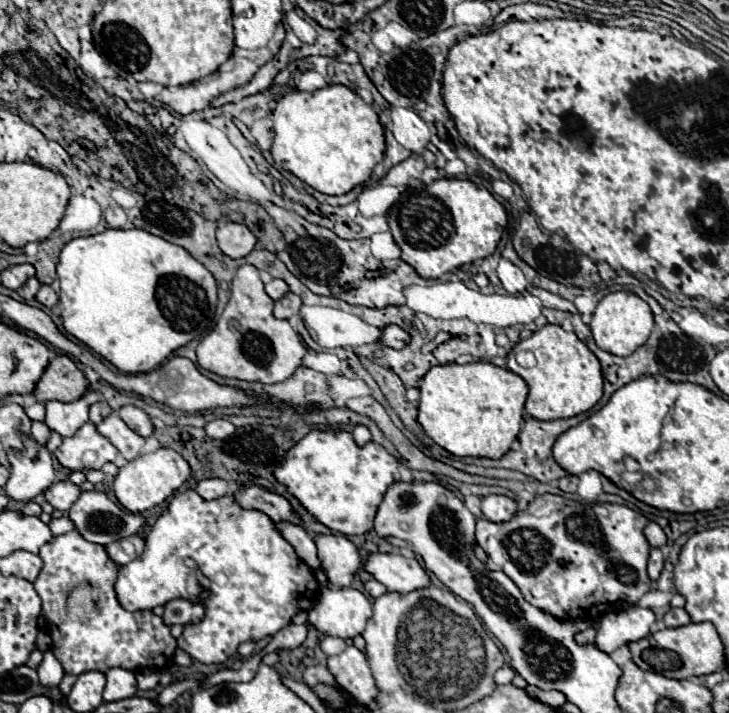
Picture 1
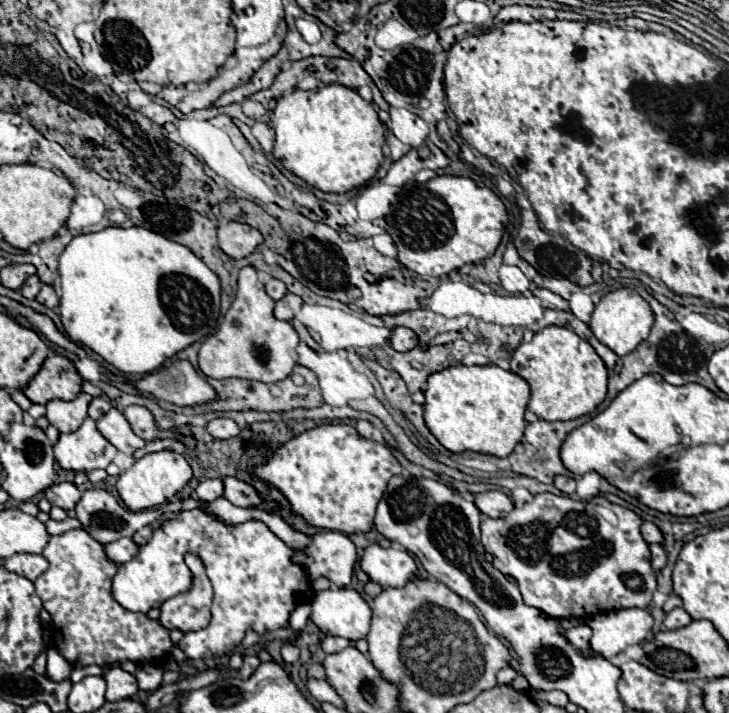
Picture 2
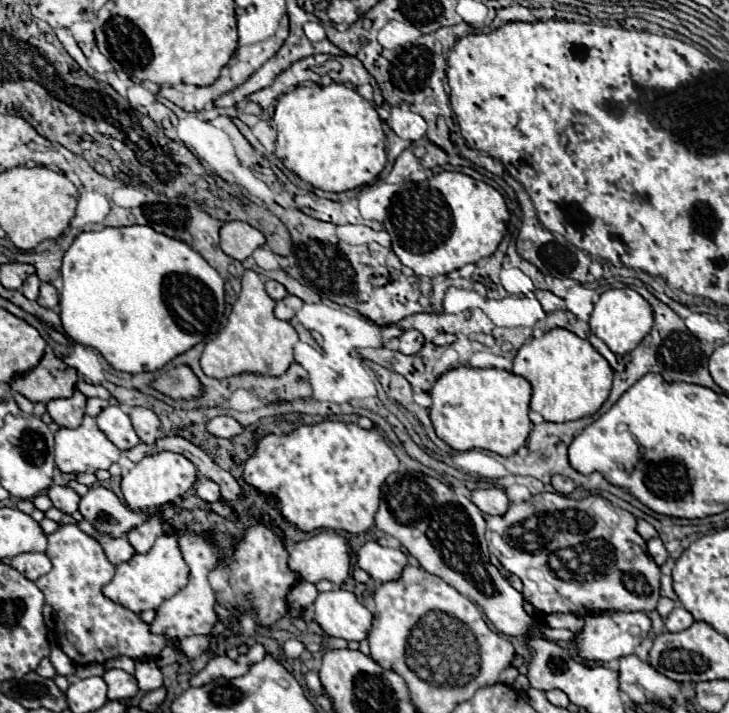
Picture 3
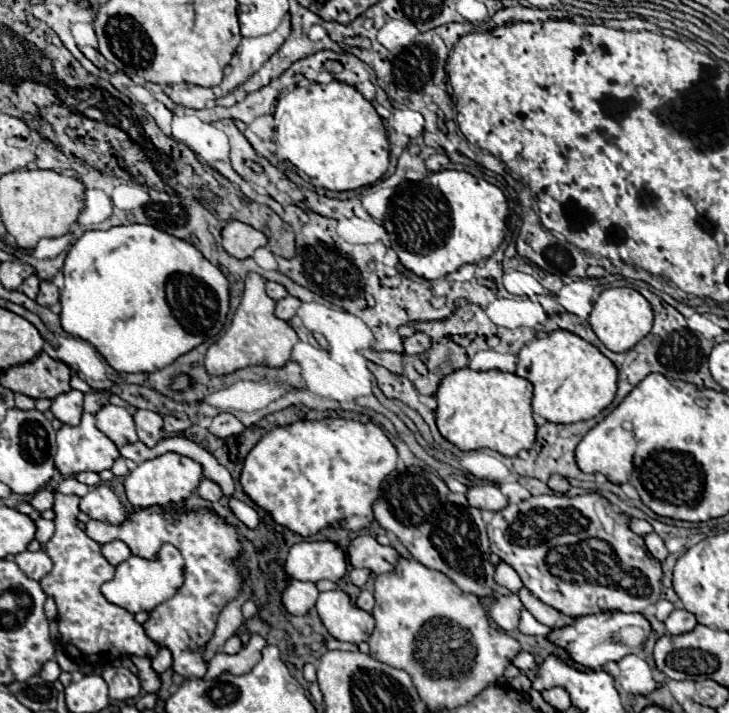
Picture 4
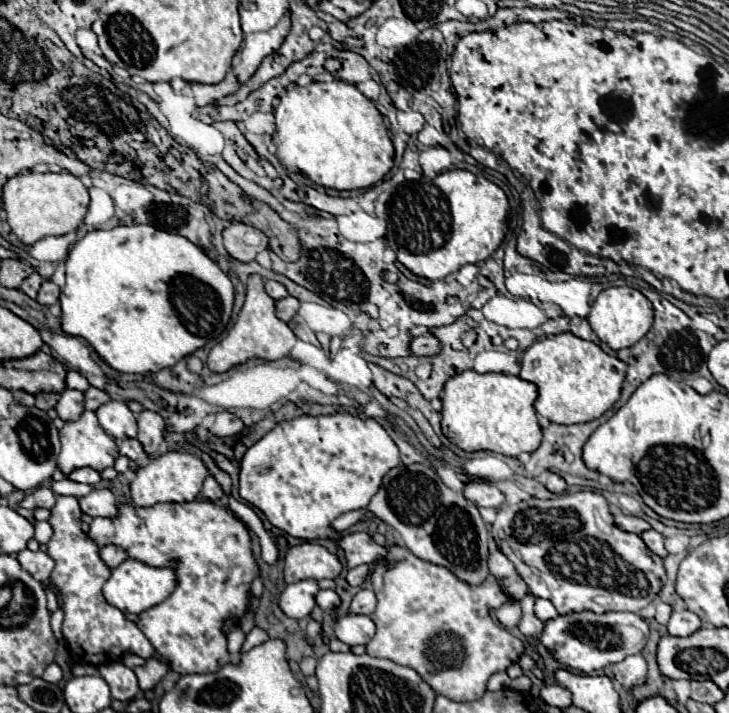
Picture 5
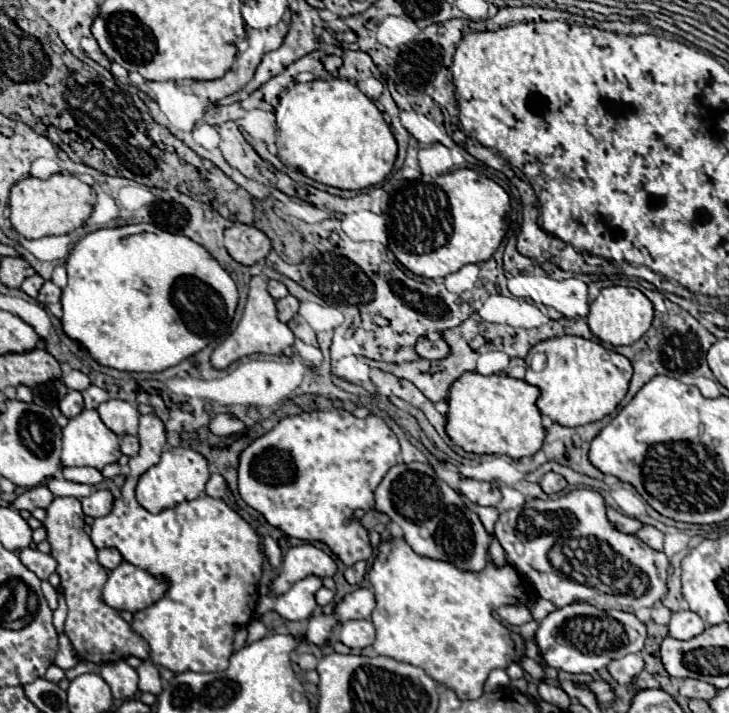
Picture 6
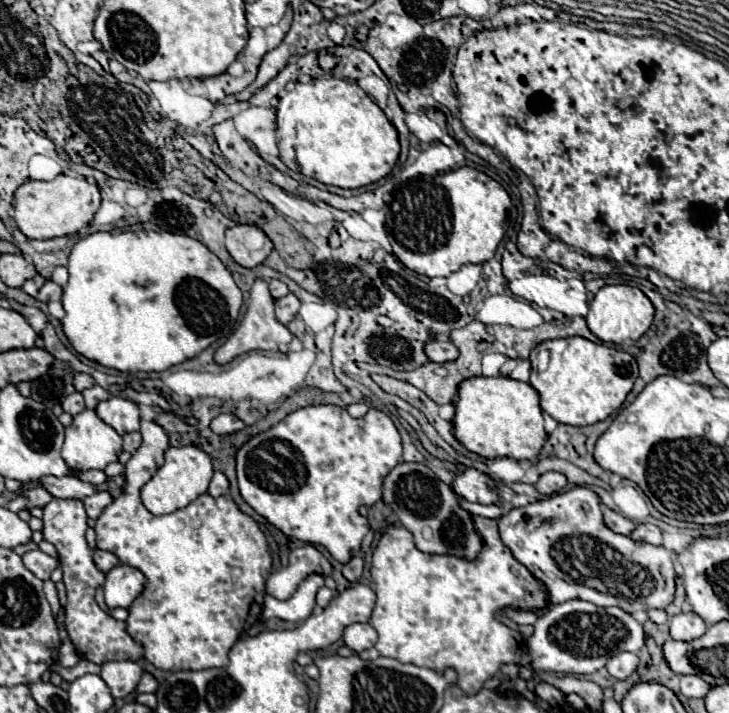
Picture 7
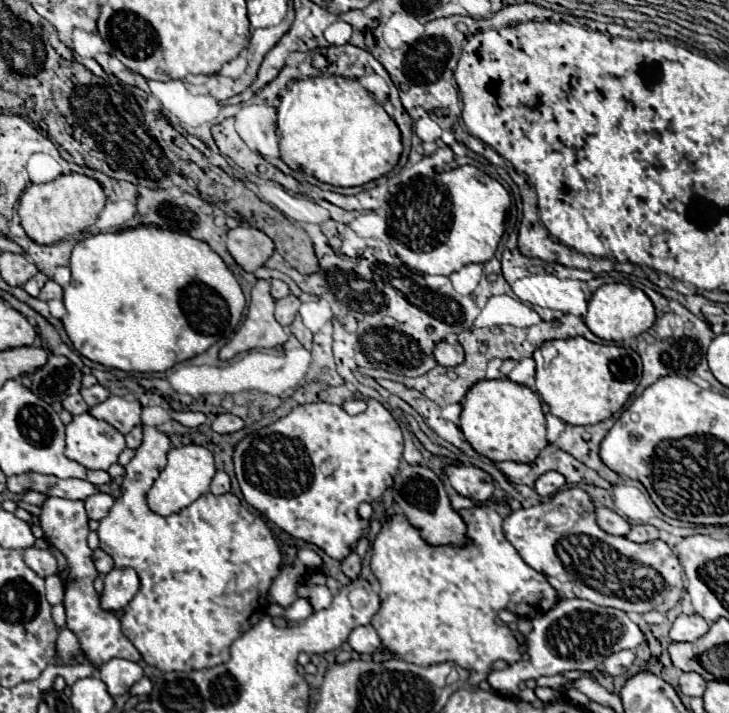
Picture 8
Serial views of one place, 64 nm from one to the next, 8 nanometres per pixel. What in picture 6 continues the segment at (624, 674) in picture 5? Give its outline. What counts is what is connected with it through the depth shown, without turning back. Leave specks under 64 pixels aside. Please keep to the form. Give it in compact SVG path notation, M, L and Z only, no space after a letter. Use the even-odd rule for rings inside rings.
M628 654L620 660L612 660L612 664L608 664L608 672L618 684L628 684L638 676L642 666L644 666L644 660L640 654Z

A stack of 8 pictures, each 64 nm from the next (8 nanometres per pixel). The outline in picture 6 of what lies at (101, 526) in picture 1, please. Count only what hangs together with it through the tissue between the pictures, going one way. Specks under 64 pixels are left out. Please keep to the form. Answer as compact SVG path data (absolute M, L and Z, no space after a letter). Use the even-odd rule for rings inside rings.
M96 490L92 496L88 498L82 498L82 508L84 508L84 514L86 516L92 516L92 518L100 518L100 516L106 516L112 508L112 494L110 490Z

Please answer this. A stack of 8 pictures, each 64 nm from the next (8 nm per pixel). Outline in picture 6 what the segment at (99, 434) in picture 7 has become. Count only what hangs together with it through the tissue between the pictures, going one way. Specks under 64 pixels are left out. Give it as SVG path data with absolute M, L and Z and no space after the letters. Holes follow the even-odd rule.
M82 410L62 430L62 464L92 466L102 470L106 464L118 462L120 440L100 420L96 410Z

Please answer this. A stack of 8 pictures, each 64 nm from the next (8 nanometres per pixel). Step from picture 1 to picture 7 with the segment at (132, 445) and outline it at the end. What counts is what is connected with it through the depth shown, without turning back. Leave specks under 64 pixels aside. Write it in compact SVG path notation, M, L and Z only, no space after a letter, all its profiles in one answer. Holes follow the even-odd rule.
M112 396L96 406L96 414L120 436L140 428L140 408L136 402Z

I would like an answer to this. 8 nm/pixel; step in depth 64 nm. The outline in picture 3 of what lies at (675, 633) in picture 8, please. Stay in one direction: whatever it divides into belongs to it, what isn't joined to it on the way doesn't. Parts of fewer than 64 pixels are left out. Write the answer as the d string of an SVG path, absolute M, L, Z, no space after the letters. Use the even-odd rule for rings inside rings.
M674 608L674 610L670 612L670 616L666 618L666 628L668 628L668 632L682 632L682 630L690 628L692 624L694 624L694 618L692 618L692 614L690 614L688 610L684 610L684 608Z

